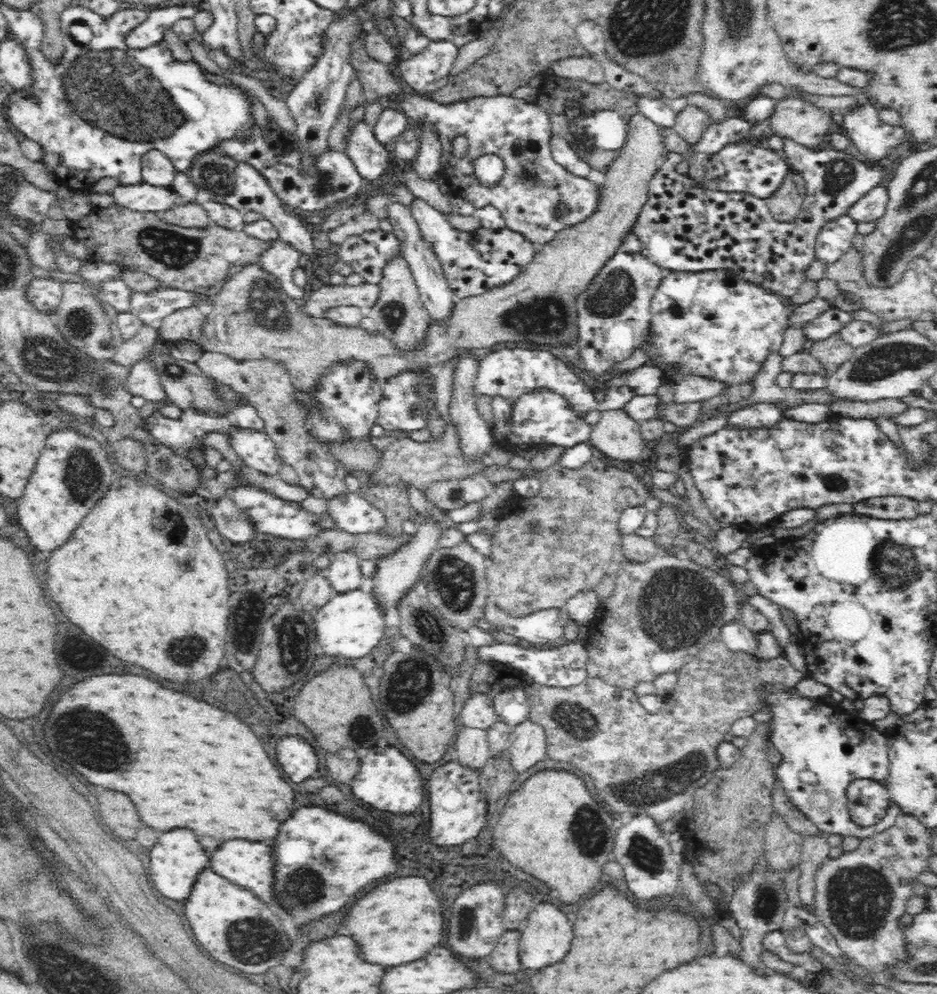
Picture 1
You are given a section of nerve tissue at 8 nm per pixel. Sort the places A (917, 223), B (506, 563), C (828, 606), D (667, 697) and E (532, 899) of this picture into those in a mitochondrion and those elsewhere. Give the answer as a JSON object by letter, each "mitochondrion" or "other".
{"A":"mitochondrion","B":"mitochondrion","C":"other","D":"other","E":"other"}

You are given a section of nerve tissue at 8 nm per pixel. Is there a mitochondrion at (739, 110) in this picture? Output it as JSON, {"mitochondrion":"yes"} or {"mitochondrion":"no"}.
{"mitochondrion":"no"}

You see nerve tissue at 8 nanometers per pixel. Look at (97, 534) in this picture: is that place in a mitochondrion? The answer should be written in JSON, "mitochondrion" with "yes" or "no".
{"mitochondrion":"no"}

